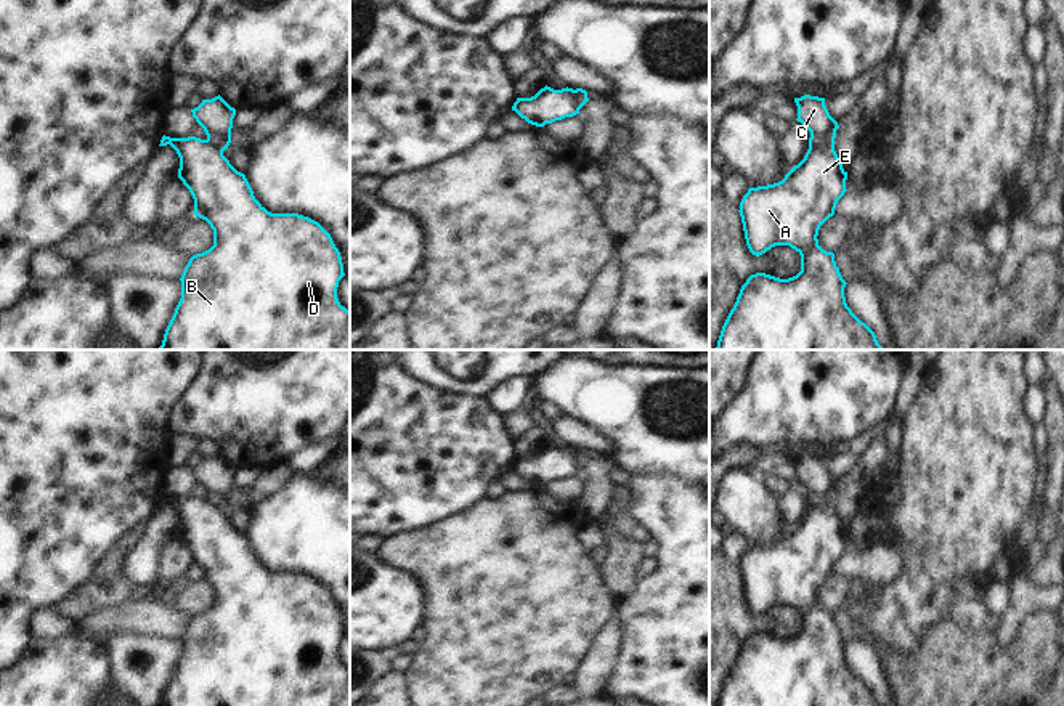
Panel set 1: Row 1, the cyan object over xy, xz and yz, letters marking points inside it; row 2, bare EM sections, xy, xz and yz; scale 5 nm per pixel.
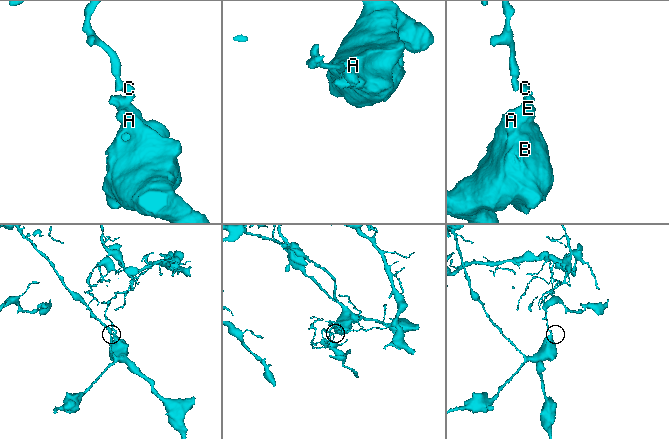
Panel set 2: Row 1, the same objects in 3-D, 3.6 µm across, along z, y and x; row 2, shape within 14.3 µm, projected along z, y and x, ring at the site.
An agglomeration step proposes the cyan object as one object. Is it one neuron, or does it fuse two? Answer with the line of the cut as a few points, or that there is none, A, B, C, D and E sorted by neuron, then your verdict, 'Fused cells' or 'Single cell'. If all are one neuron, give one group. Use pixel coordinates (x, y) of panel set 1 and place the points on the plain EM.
Split along yz (833, 501), (809, 507). Groups: A B D E / C. Fused cells

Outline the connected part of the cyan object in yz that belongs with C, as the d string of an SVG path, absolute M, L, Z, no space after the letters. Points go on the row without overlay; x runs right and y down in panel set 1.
M804 454L794 457L798 465L798 481L801 481L809 491L809 507L823 505L826 502L835 502L838 481L830 475L825 457Z

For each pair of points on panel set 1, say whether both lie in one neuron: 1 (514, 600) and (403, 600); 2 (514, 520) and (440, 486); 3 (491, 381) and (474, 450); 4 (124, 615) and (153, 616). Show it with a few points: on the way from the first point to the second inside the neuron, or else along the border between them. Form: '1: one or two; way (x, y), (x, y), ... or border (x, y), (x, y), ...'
1: two; border (400, 570), (419, 586), (421, 623)
2: two; border (485, 498), (442, 519)
3: two; border (448, 392), (485, 397)
4: one; way (130, 616), (146, 616)

